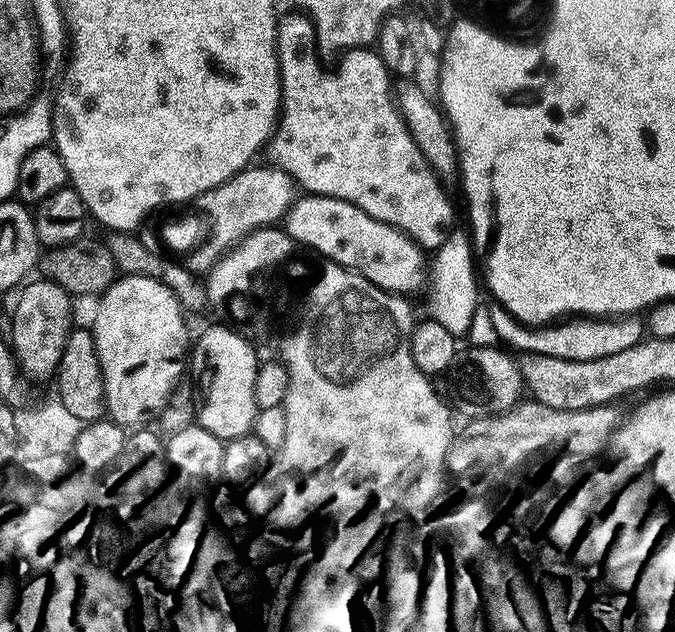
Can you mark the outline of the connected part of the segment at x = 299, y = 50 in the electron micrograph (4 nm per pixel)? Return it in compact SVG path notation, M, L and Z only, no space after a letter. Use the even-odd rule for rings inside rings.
M303 14L295 15L285 20L283 17L276 29L284 106L272 136L271 163L305 193L350 202L350 206L366 210L370 218L378 218L378 222L384 222L386 226L399 228L425 253L437 253L457 231L456 208L448 197L449 189L428 165L422 150L418 150L408 123L396 106L394 77L382 62L379 51L355 48L343 53L338 60L340 69L331 72L318 51L312 21Z

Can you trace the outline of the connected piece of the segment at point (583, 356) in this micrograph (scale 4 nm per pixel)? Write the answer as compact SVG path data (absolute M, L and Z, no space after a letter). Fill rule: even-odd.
M491 305L488 314L493 332L498 341L518 354L540 354L542 357L560 358L562 361L588 362L599 358L613 357L614 354L625 353L626 350L644 342L647 335L647 323L641 313L618 316L610 319L595 317L575 317L569 322L561 323L557 328L529 328L520 324L500 305ZM559 329L559 330L558 330ZM504 343L504 344L503 344ZM514 349L514 350L513 350Z

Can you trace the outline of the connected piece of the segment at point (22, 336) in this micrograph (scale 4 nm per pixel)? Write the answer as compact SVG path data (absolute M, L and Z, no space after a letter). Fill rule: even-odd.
M43 278L37 281L37 284L29 283L23 289L25 292L21 294L20 301L16 304L16 313L12 316L10 347L21 373L27 379L29 376L32 380L51 381L57 375L67 340L74 331L72 324L74 300L62 286Z

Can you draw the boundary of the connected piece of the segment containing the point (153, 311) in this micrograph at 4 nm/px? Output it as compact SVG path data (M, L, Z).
M127 275L123 278L117 279L112 287L105 294L103 294L99 303L101 304L100 309L96 312L96 326L94 326L94 333L97 344L98 358L101 359L101 372L105 378L105 401L107 415L119 425L147 425L147 420L150 419L151 416L158 415L159 412L167 406L168 399L171 398L172 391L176 388L176 383L183 378L184 372L186 376L186 361L190 356L190 340L188 344L188 324L184 321L184 318L186 319L184 305L181 304L180 300L175 296L171 289L163 285L162 282L155 281L154 278Z

